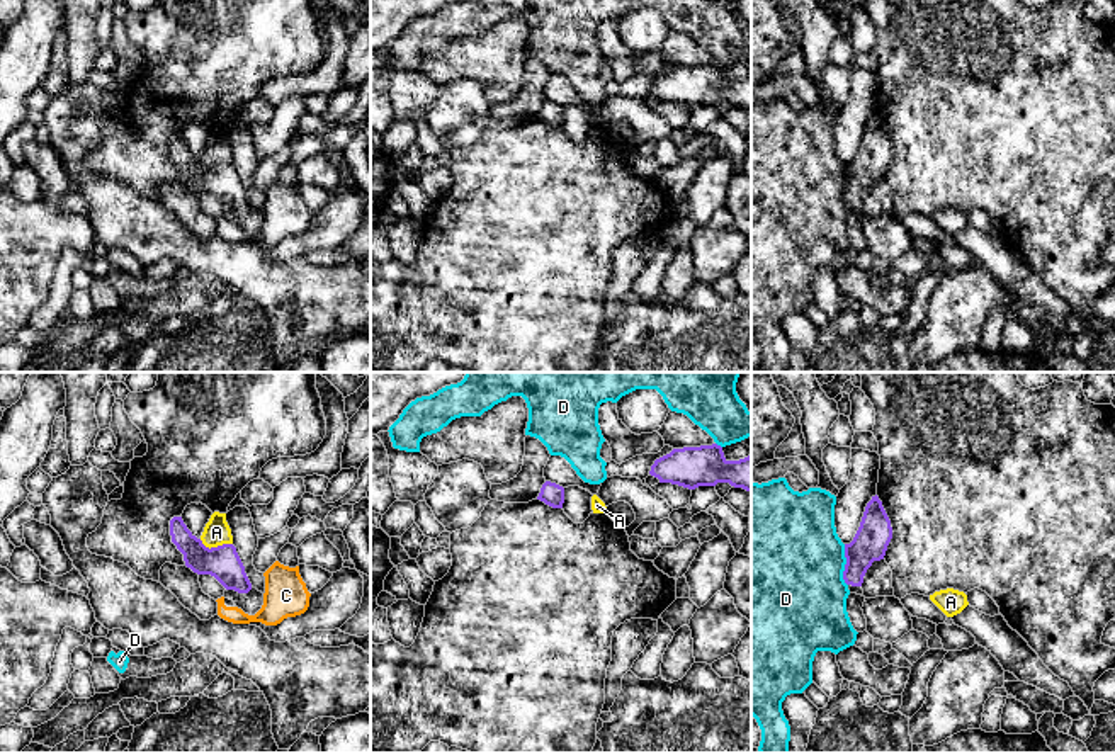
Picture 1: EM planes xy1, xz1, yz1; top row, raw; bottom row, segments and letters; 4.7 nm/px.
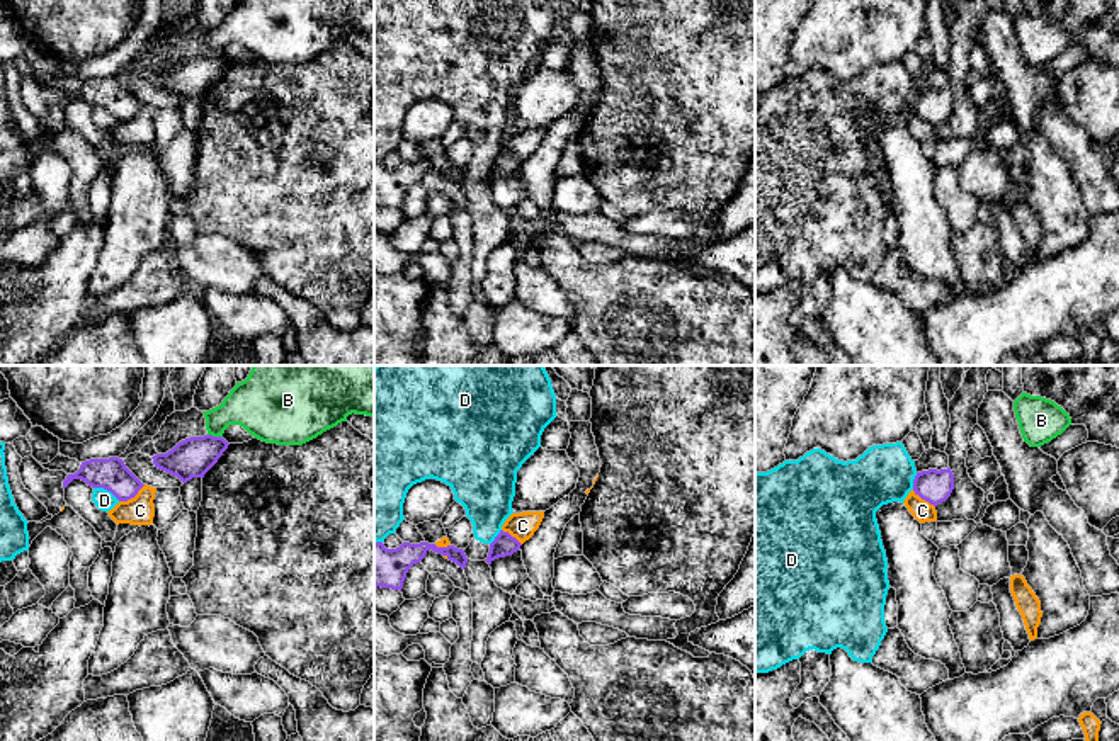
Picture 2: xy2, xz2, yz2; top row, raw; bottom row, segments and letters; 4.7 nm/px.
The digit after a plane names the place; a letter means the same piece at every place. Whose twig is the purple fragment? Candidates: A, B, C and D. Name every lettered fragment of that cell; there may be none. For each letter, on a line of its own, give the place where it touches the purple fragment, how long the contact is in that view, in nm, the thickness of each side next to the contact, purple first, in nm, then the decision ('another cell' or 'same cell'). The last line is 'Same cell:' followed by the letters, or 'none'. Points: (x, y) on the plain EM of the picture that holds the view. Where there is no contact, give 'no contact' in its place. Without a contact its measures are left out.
A: xy1 (216, 167) | 160 nm | 160/130 nm | another cell
B: xy2 (215, 56) | 70 nm | 190/240 nm | another cell
C: xy2 (131, 116) | 150 nm | 150/140 nm | another cell
D: yz1 (845, 184) | 200 nm | 160/480 nm | another cell
Same cell: none

